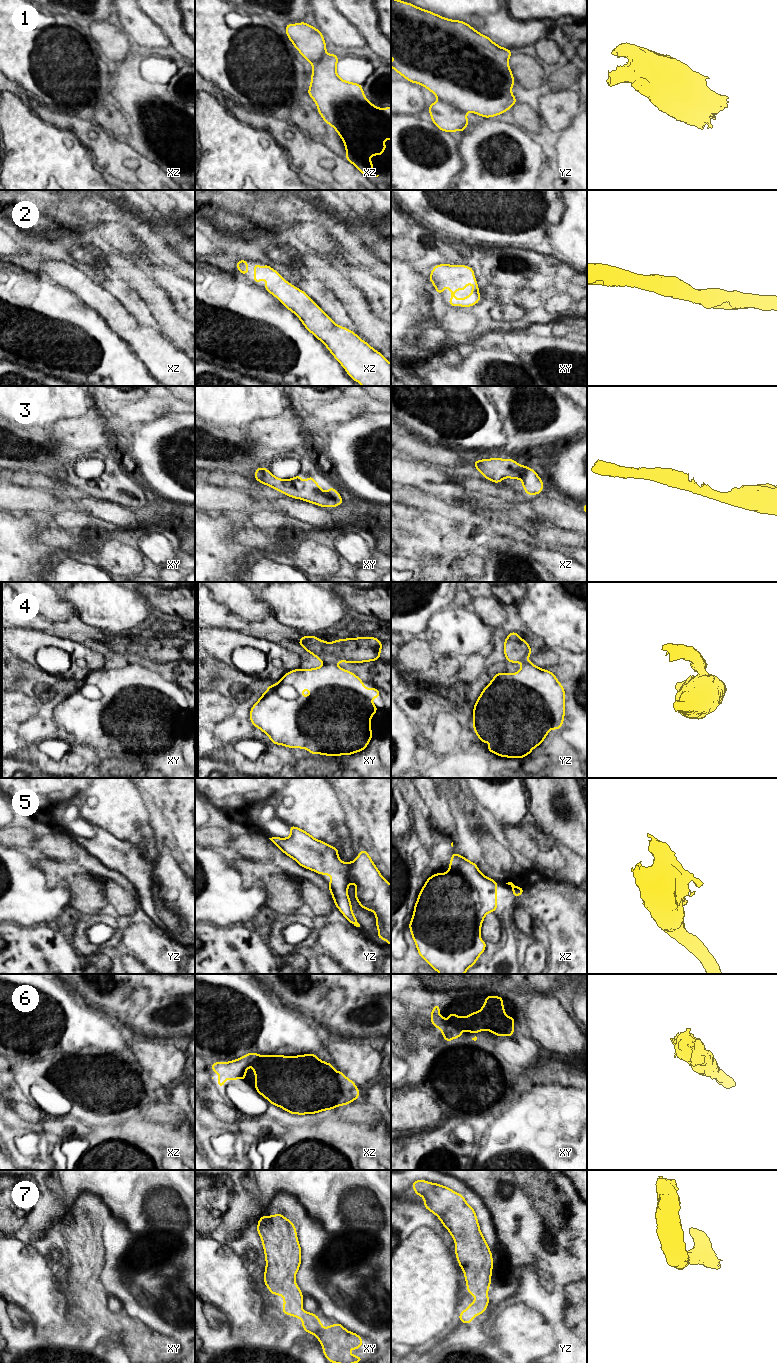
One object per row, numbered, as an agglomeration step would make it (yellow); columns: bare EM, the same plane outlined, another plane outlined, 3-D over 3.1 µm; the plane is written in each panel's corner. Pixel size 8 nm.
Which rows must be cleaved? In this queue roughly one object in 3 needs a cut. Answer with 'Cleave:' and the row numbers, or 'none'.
Cleave: 1, 4, 5

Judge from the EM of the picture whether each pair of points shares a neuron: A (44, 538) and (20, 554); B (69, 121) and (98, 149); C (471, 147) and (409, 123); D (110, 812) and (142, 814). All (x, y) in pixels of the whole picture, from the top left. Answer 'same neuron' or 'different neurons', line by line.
A: different neurons
B: same neuron
C: different neurons
D: same neuron

